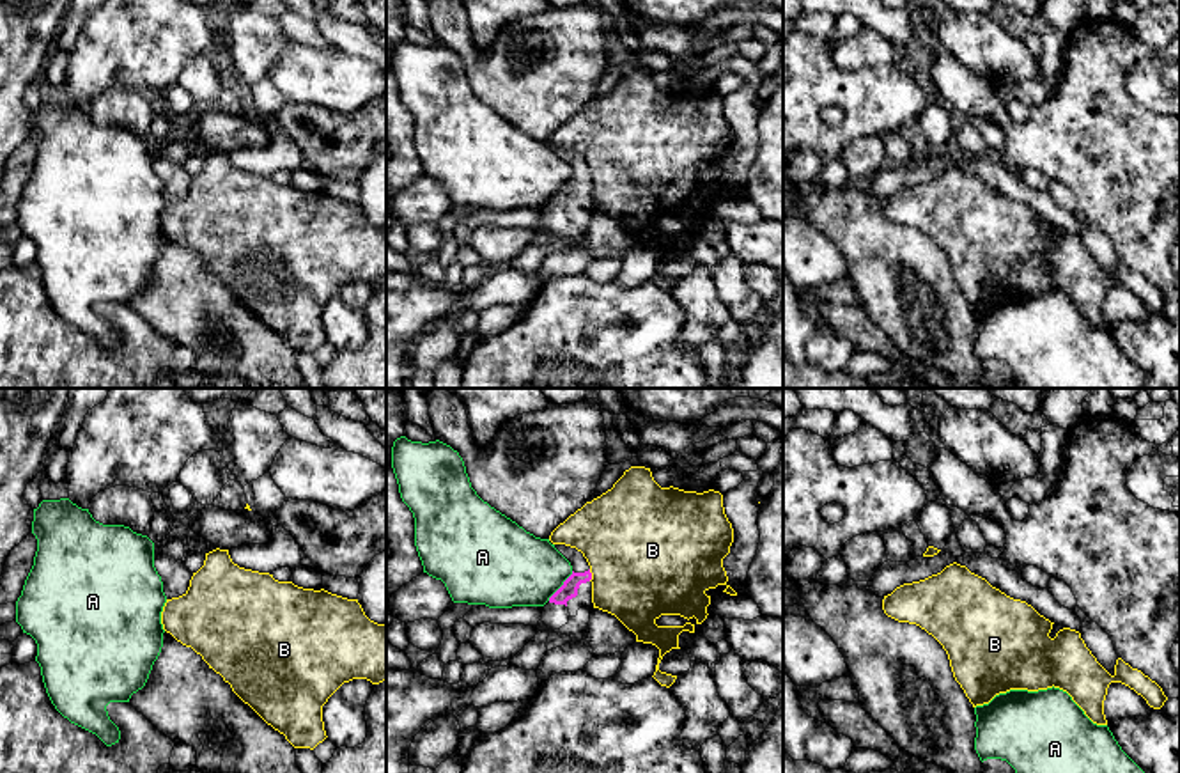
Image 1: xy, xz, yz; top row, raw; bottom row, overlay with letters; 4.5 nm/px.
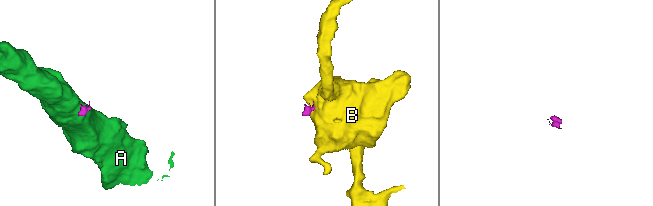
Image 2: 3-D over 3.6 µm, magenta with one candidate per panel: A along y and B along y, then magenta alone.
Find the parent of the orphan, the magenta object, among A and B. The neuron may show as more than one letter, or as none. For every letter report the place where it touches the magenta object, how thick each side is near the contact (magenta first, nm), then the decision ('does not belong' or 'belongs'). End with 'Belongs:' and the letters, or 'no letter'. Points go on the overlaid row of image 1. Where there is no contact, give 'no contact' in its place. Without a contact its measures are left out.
A: contact xz (562, 585); calibres 80 and 360 nm; does not belong
B: contact xz (590, 575); calibres 80 and 500 nm; does not belong
Belongs: no letter

